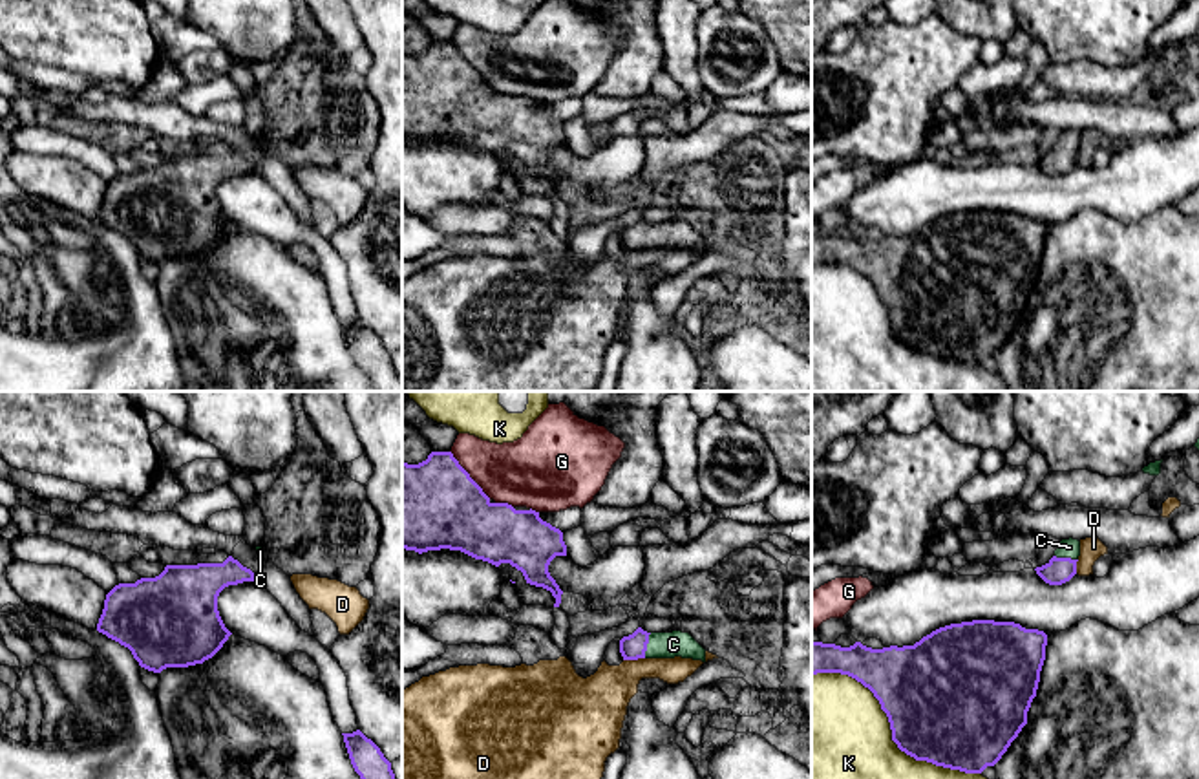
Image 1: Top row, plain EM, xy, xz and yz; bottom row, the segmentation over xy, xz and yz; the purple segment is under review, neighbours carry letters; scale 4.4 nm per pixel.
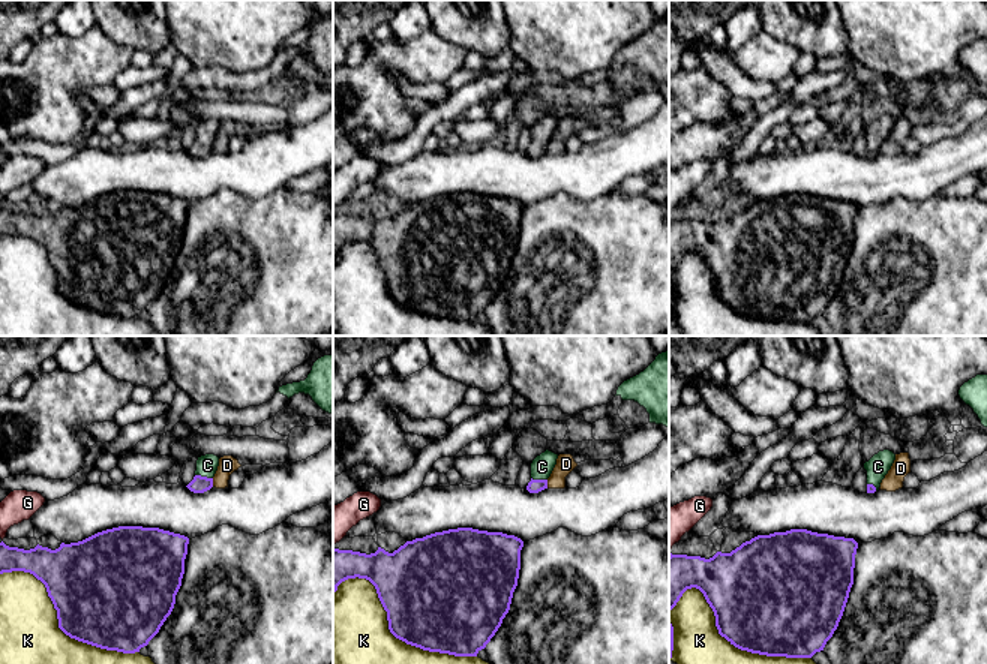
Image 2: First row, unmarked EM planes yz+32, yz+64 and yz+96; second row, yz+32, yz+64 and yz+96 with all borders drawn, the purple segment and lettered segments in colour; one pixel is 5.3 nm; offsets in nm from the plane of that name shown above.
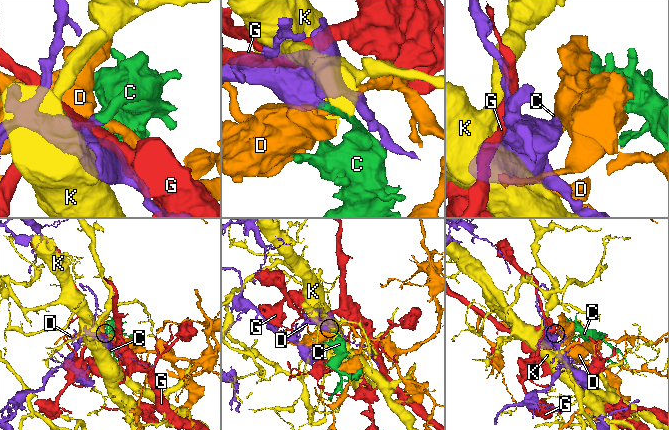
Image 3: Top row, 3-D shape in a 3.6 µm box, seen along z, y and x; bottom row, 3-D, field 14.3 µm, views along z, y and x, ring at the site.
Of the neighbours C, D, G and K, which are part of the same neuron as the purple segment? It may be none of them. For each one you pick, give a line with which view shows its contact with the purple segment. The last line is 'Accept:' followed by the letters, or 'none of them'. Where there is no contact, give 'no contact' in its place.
C: contact in xz
Accept: C

